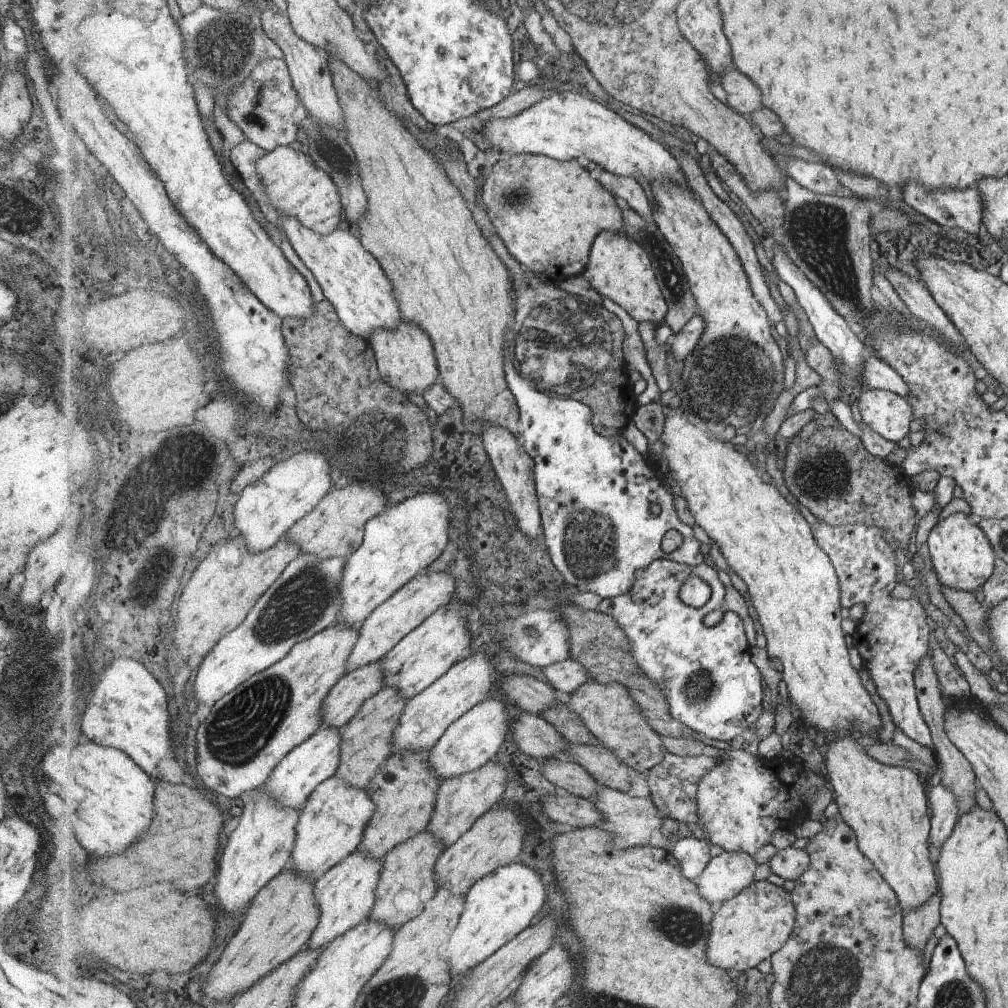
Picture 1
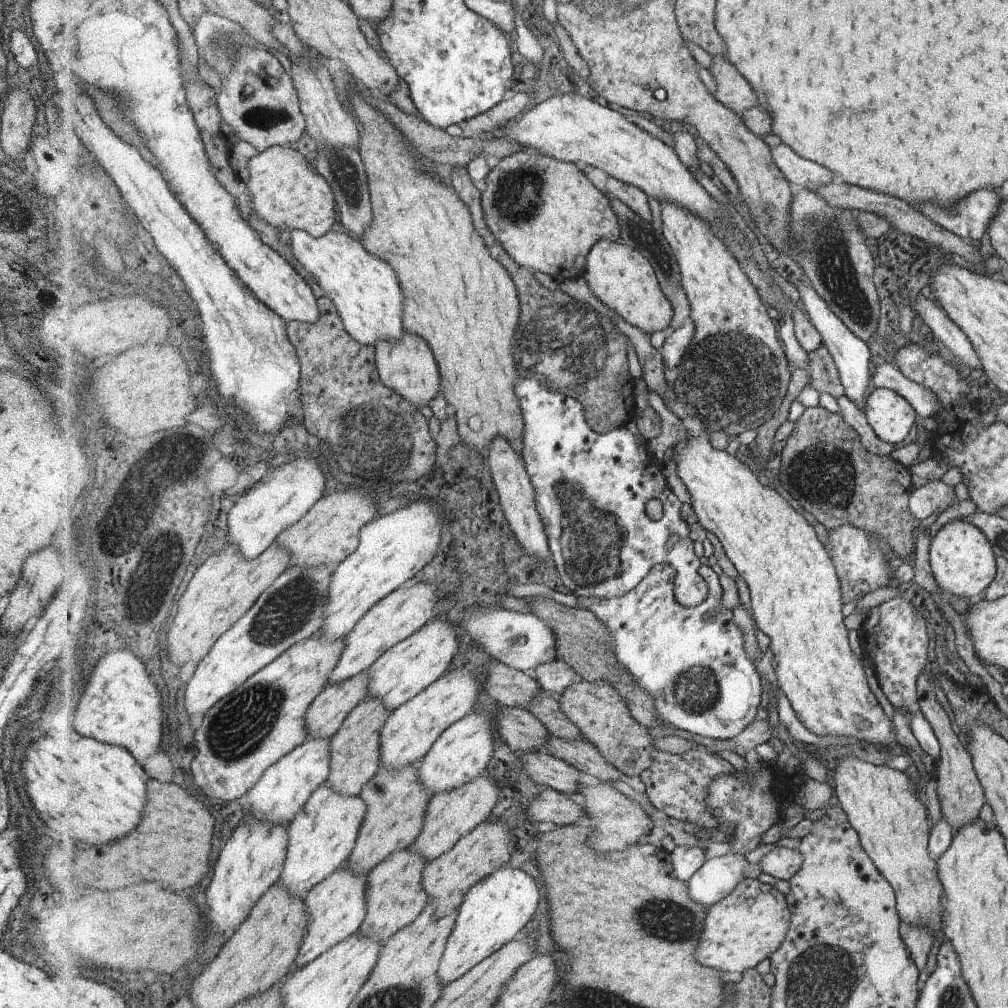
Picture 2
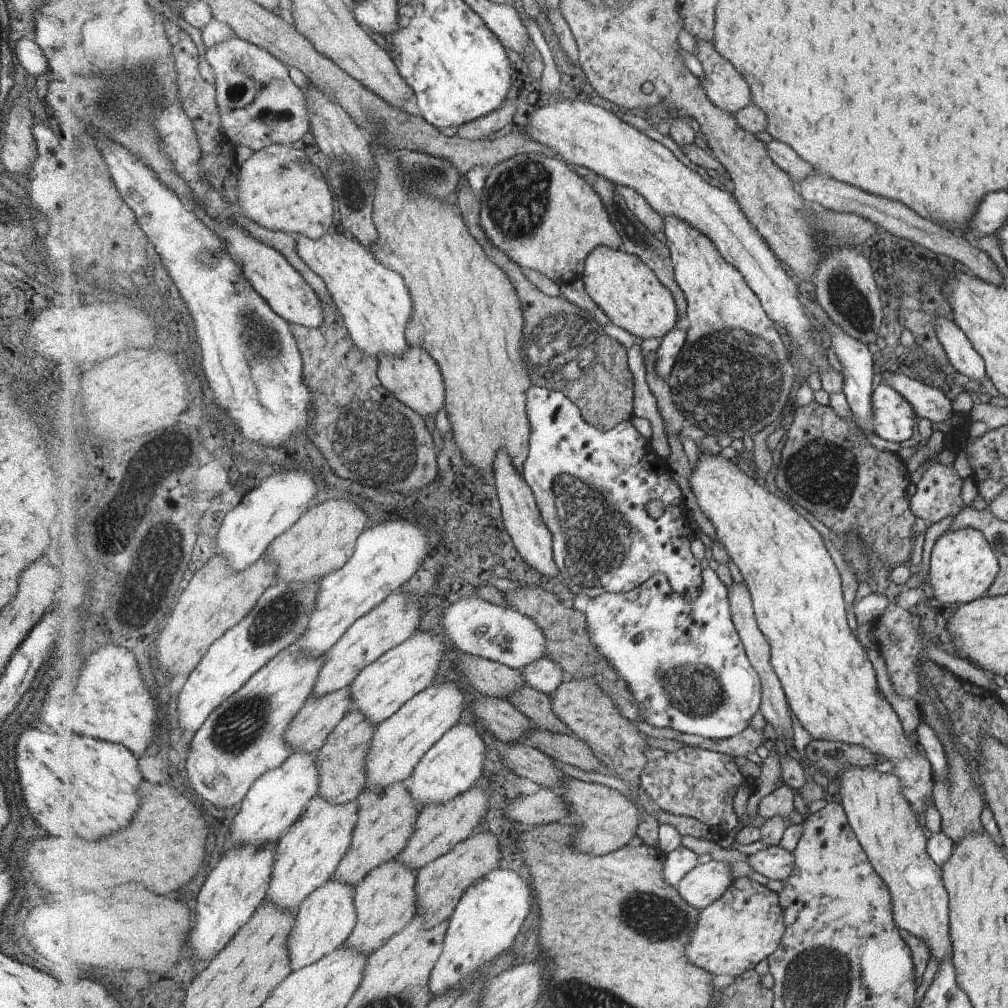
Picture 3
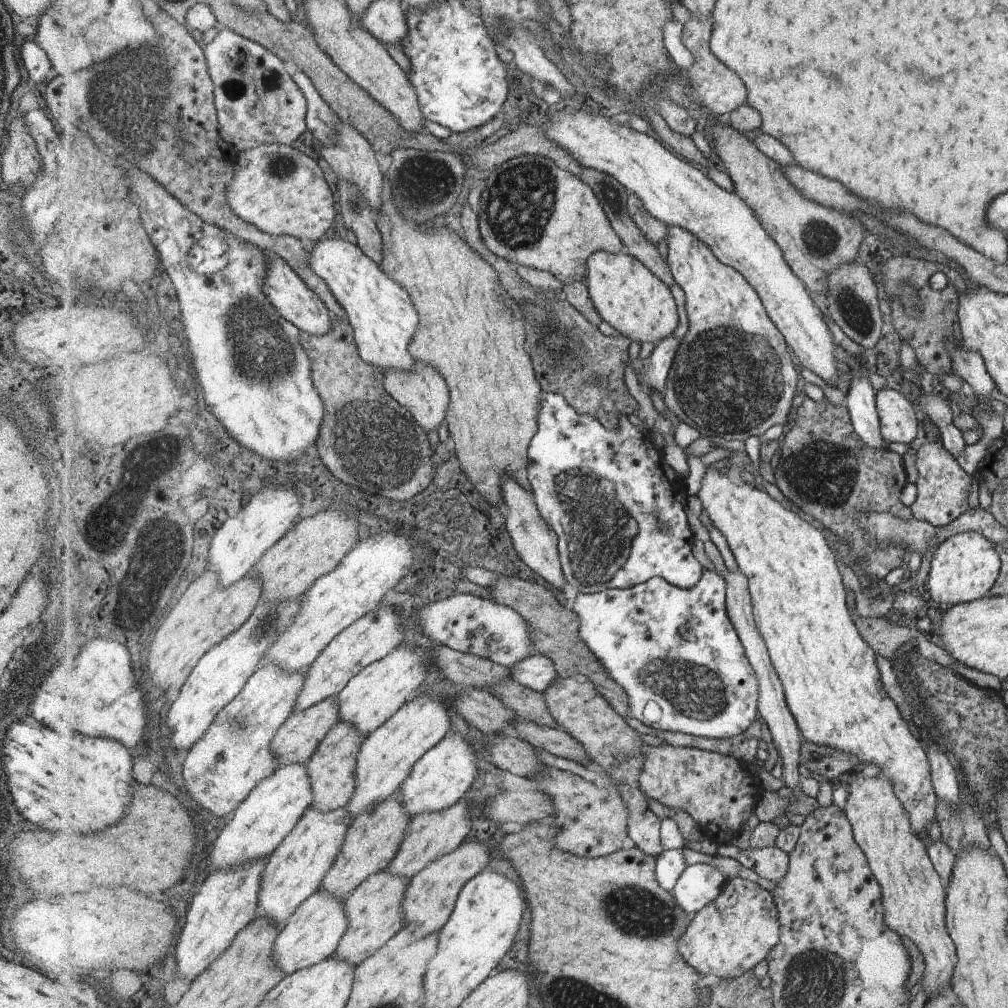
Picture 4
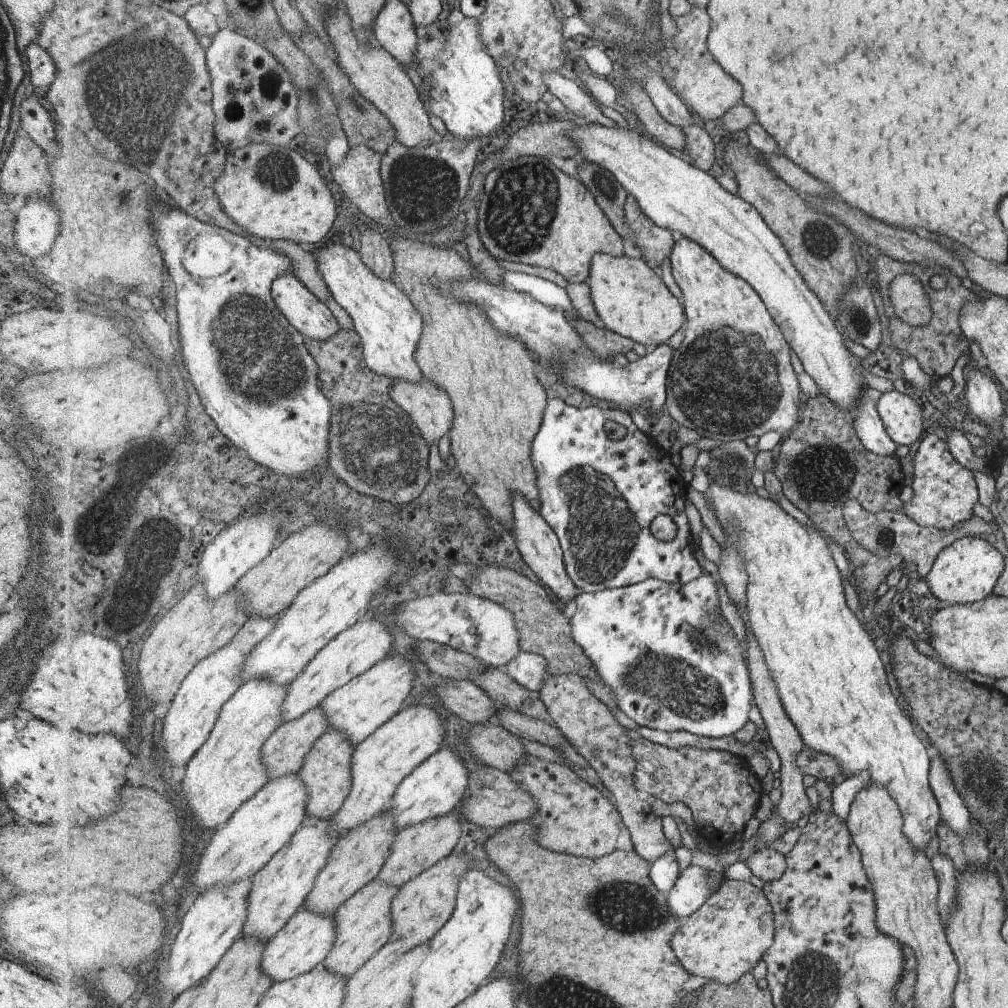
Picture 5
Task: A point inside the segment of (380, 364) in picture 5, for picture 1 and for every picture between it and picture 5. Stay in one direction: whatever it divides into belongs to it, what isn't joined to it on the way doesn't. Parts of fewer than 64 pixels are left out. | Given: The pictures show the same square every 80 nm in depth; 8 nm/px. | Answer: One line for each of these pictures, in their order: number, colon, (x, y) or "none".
1: (351, 277)
2: (366, 290)
3: (374, 300)
4: (384, 319)

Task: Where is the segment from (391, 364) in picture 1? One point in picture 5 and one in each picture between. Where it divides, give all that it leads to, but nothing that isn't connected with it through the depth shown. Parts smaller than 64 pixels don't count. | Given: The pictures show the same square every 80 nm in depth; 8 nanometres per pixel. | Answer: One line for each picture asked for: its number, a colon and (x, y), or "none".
2: (409, 366)
3: (415, 378)
4: (424, 391)
5: (431, 407)

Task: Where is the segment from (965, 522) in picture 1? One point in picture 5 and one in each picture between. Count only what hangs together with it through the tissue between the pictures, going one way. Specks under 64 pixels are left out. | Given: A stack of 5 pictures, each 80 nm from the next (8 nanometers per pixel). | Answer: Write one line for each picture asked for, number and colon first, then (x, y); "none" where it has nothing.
2: (961, 561)
3: (961, 568)
4: (964, 567)
5: (966, 571)

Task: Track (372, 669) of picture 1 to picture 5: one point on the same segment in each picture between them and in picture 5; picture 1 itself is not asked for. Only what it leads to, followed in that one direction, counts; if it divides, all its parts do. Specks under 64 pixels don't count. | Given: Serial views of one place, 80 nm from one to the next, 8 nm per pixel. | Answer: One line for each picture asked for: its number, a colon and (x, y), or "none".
2: (330, 710)
3: (316, 722)
4: (297, 740)
5: (286, 751)

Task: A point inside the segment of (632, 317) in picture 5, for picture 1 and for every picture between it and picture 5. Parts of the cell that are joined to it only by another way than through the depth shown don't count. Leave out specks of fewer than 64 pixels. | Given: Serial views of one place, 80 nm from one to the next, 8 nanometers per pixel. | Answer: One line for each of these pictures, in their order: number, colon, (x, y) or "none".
1: (620, 268)
2: (624, 279)
3: (625, 286)
4: (630, 298)

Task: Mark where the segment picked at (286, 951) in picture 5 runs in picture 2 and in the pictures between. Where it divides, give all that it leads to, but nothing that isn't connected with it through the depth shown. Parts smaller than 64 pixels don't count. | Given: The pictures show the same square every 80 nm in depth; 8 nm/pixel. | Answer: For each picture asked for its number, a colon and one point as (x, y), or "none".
2: (337, 907)
3: (325, 920)
4: (313, 934)

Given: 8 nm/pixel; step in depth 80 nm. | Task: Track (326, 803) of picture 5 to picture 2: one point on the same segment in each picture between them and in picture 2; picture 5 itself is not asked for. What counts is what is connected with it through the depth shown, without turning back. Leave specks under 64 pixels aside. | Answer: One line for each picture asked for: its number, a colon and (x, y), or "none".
2: (356, 751)
3: (343, 777)
4: (333, 766)

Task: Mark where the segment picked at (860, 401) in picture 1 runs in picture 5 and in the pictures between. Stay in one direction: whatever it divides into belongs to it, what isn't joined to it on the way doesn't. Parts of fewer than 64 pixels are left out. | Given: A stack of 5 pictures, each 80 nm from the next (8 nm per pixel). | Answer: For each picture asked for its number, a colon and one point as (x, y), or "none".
2: (888, 413)
3: (893, 418)
4: (898, 423)
5: (902, 418)

